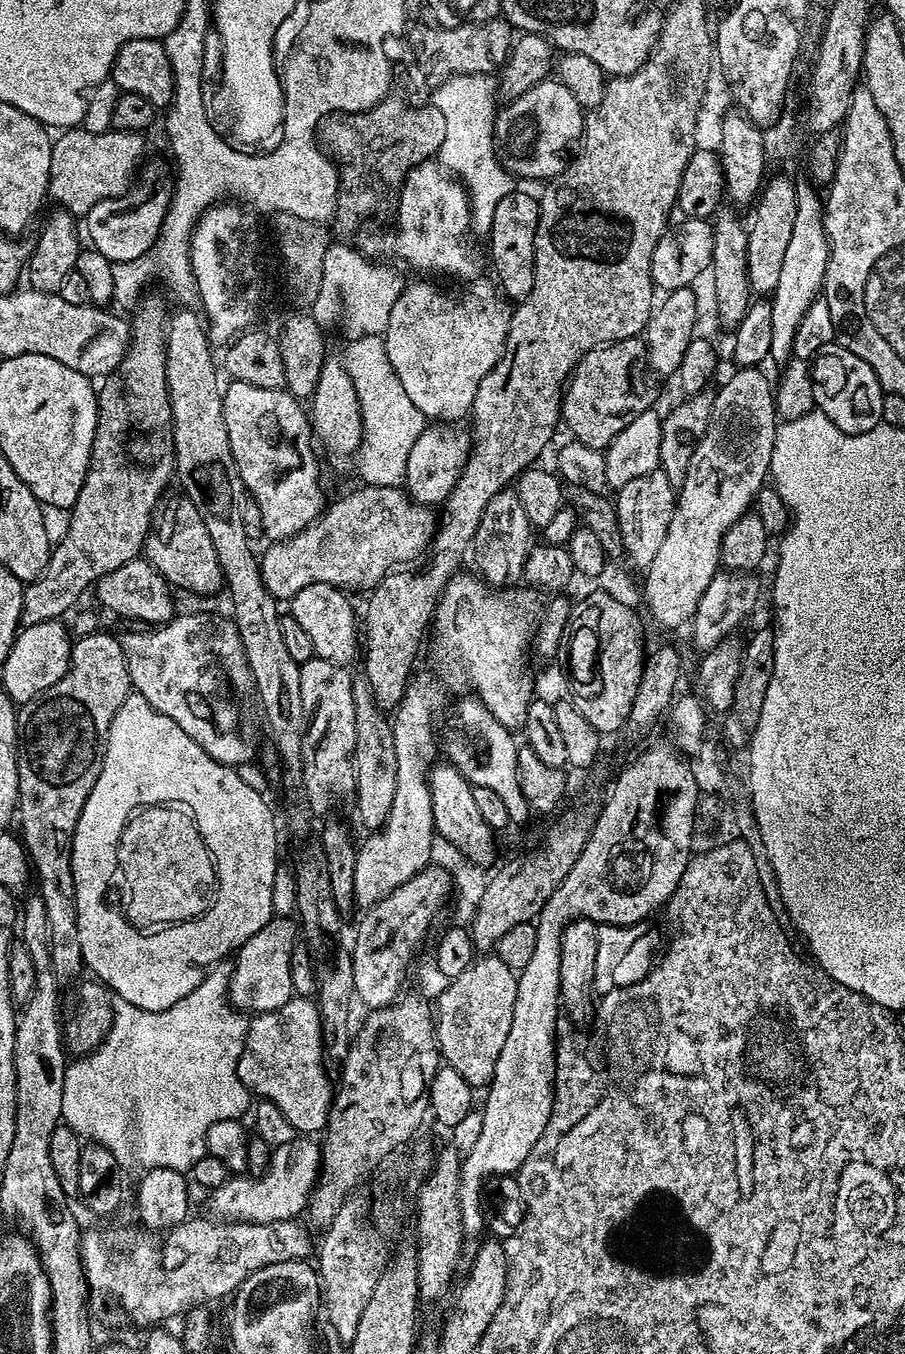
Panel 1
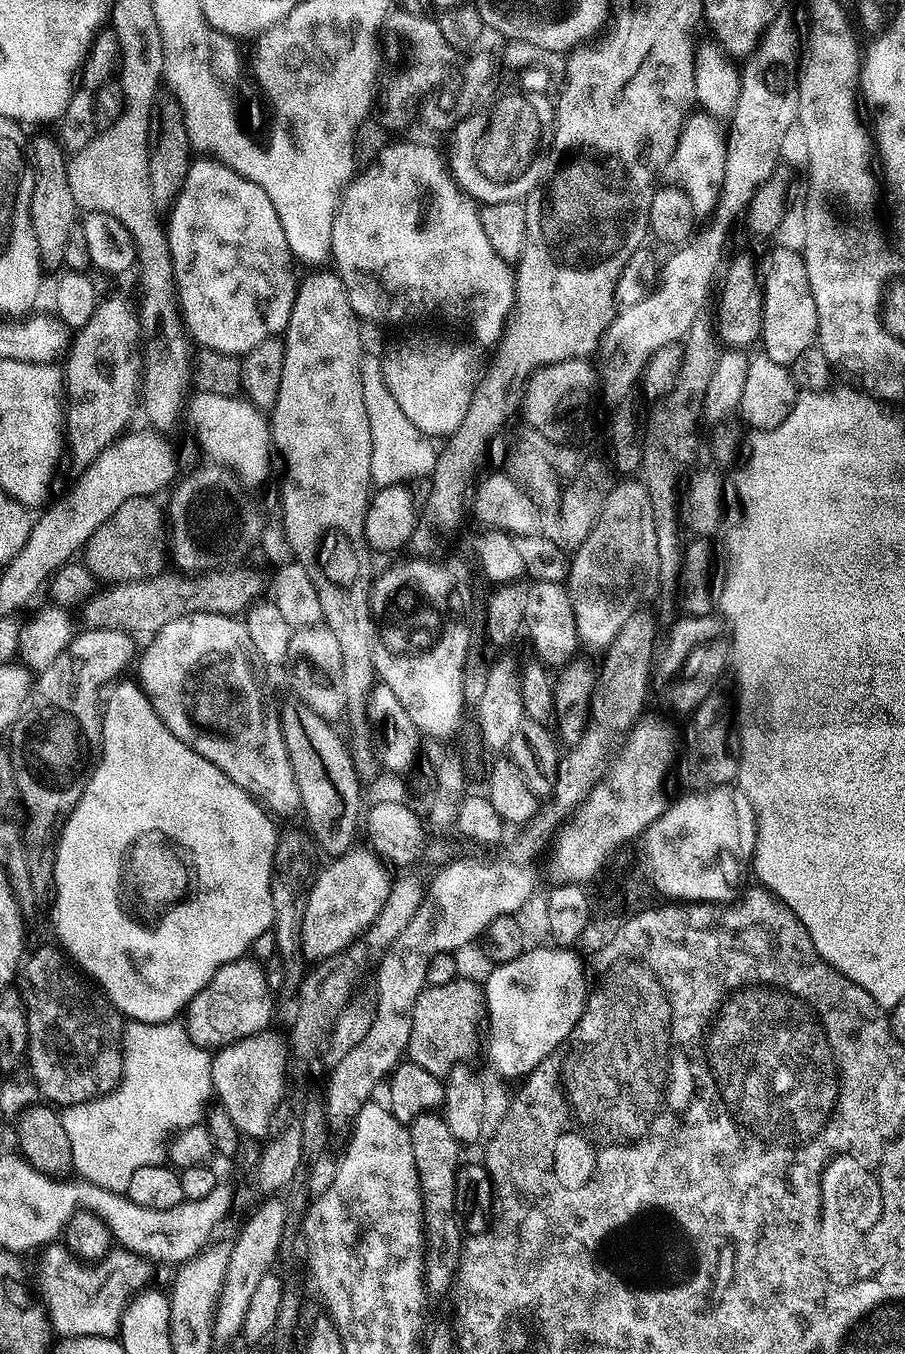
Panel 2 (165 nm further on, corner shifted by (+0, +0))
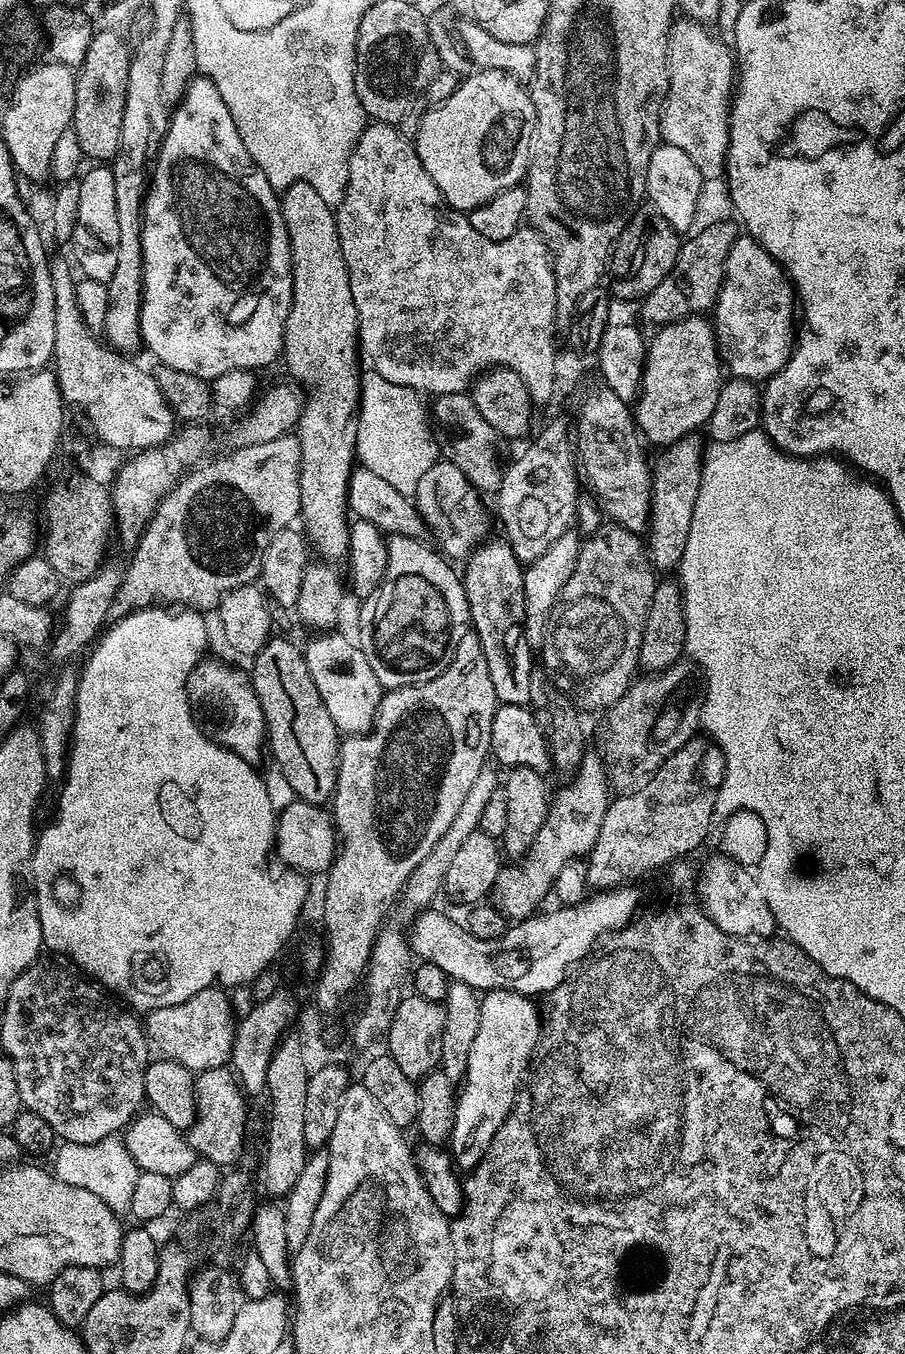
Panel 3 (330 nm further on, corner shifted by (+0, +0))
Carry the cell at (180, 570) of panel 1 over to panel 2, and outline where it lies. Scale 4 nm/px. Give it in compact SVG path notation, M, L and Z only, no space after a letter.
M147 496L130 498L130 502L122 502L118 510L94 534L84 543L82 549L82 562L86 565L92 575L100 582L127 582L130 580L143 580L153 574L159 573L160 568L166 564L166 516L156 505L155 499Z

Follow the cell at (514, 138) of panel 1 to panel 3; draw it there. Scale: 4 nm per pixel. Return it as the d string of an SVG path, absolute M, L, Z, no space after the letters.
M481 68L463 77L446 102L429 107L421 118L414 135L416 153L449 208L470 213L527 177L536 111L531 91L520 84L508 72Z

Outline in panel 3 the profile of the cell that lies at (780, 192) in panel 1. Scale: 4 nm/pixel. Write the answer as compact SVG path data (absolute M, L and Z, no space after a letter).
M703 315L687 316L673 324L665 324L656 337L647 341L648 357L644 360L644 377L640 383L640 395L634 404L636 427L643 439L652 444L667 446L684 436L699 433L709 423L718 403L720 388L726 381L722 367L720 345L716 343L716 329L711 319Z

